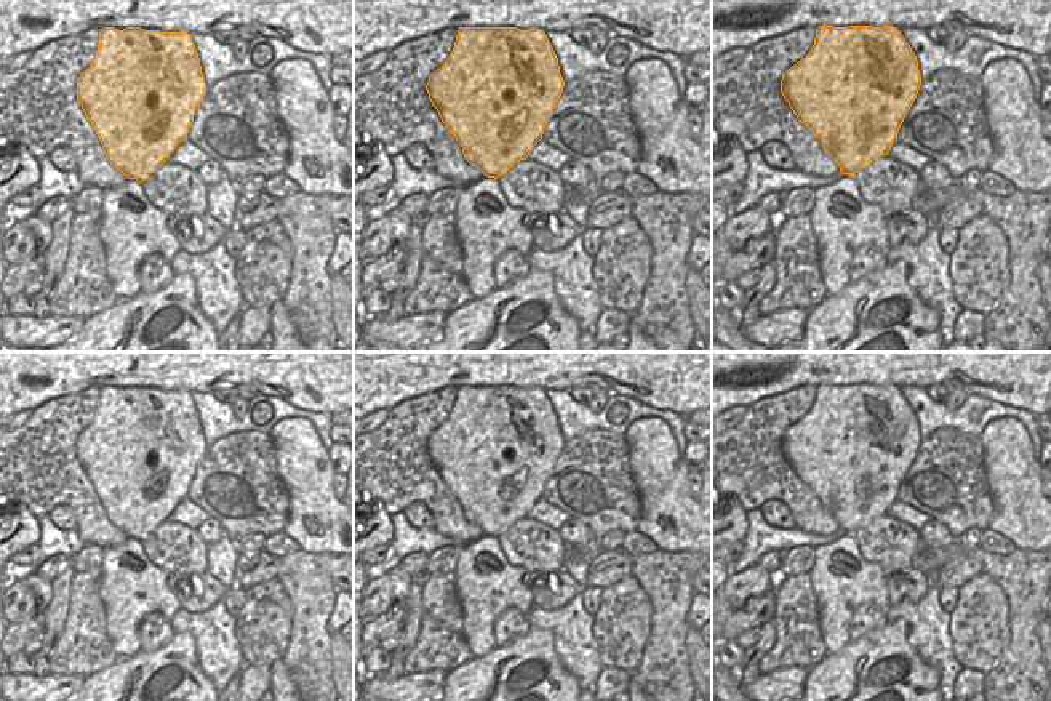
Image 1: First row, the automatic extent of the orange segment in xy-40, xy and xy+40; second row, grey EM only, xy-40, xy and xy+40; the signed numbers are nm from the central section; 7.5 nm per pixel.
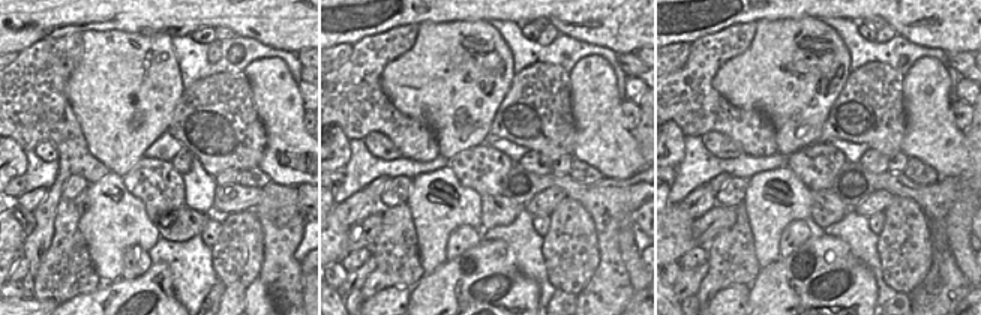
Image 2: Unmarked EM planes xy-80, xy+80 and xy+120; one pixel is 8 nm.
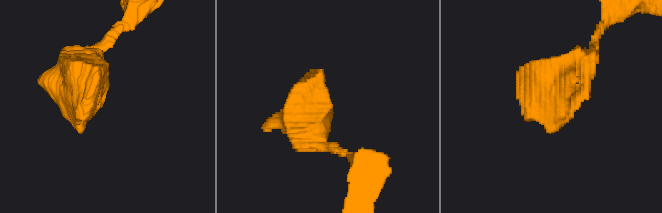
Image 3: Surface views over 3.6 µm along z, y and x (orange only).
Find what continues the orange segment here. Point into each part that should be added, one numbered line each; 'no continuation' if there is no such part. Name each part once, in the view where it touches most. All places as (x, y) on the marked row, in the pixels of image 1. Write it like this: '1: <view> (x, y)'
no continuation

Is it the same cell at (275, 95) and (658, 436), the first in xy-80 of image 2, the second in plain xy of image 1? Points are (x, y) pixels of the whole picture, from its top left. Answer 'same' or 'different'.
same

